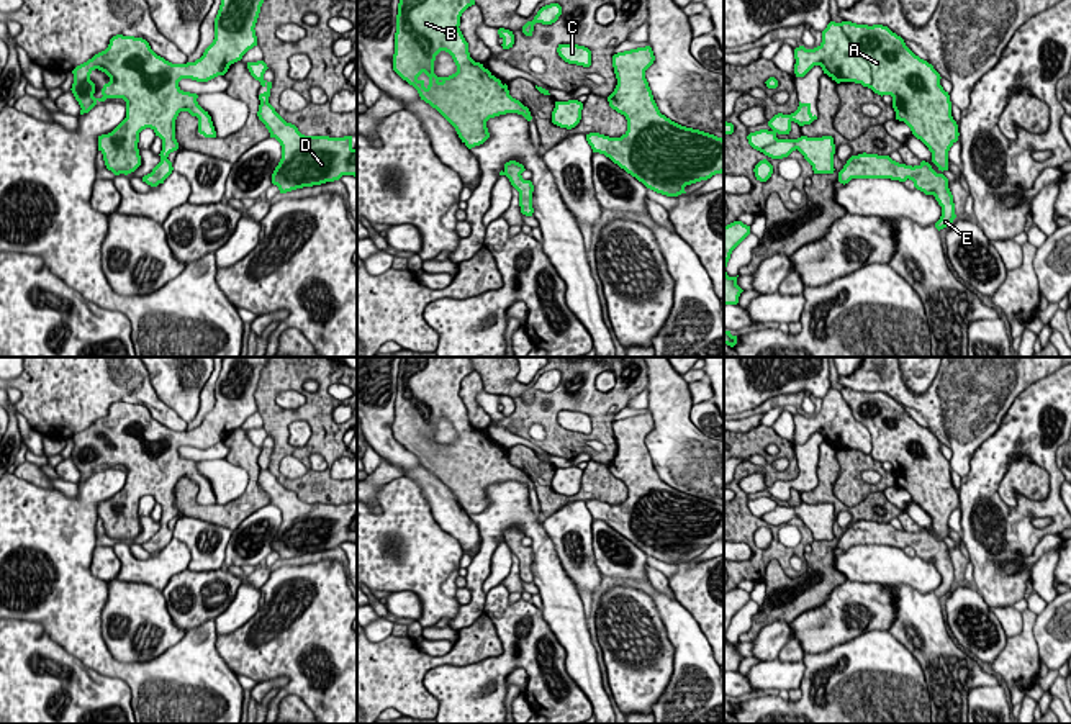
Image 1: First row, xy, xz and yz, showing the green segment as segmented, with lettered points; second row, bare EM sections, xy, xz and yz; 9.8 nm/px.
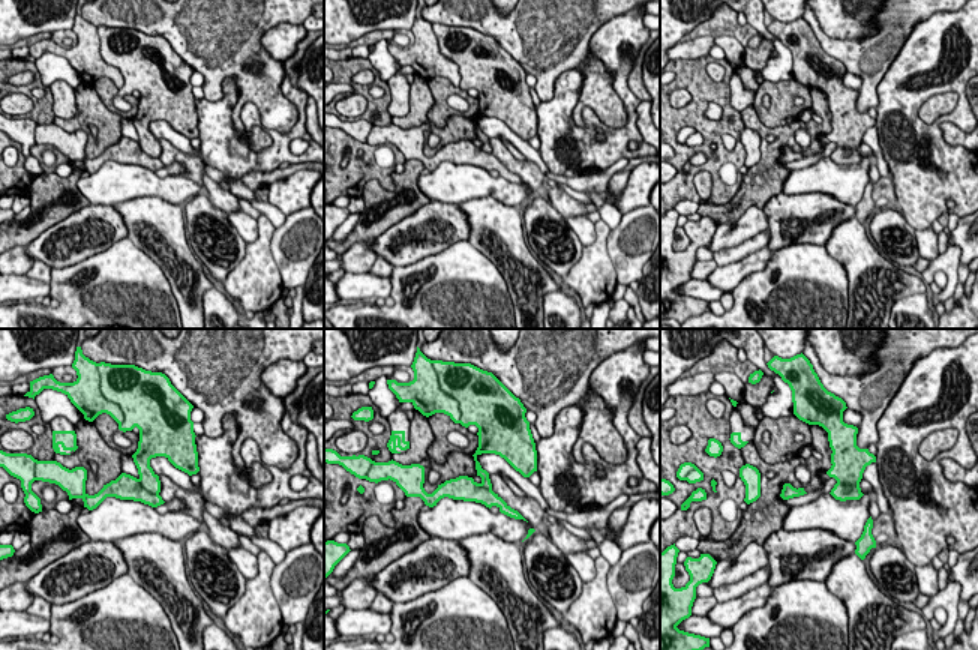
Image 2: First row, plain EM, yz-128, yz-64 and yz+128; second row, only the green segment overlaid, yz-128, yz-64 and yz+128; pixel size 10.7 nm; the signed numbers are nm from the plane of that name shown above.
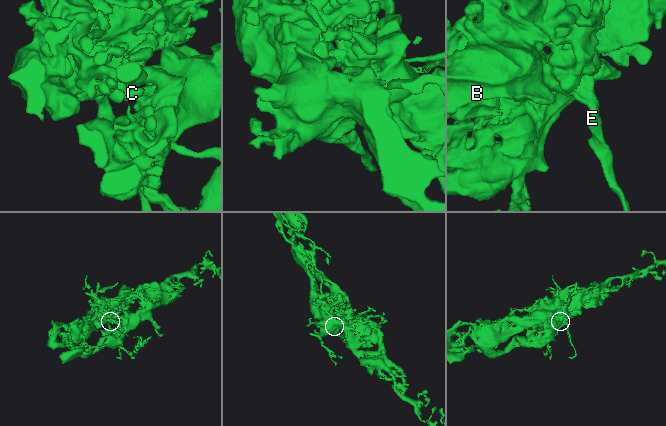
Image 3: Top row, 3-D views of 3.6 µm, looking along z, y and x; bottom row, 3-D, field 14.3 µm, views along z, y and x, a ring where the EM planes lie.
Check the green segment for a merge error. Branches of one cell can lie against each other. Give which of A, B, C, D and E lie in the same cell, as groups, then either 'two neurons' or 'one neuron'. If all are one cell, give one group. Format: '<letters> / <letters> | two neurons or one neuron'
A B C D E | one neuron

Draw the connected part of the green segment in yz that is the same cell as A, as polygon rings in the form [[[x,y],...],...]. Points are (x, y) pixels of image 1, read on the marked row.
[[[830,21],[822,31],[822,43],[814,49],[799,46],[794,49],[794,74],[804,77],[814,66],[820,66],[837,84],[855,82],[871,88],[878,95],[891,95],[896,120],[904,121],[912,134],[920,139],[932,152],[932,162],[938,167],[938,174],[932,165],[922,161],[919,165],[906,165],[892,161],[889,156],[858,154],[852,156],[838,172],[838,182],[848,183],[852,179],[891,179],[914,182],[914,187],[925,195],[933,195],[942,206],[942,216],[935,223],[940,231],[953,223],[955,203],[948,188],[948,179],[942,174],[948,170],[948,151],[958,141],[958,124],[951,116],[951,102],[948,92],[940,85],[940,74],[932,64],[915,56],[901,36],[883,25],[856,25],[852,21]]]

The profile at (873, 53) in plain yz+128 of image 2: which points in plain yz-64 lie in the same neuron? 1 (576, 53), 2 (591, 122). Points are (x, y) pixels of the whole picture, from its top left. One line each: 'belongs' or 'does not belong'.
1: belongs
2: does not belong

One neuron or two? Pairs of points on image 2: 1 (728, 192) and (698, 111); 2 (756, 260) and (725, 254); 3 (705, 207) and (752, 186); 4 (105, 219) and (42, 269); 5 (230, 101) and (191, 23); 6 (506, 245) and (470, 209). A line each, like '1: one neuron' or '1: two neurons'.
1: one neuron
2: two neurons
3: one neuron
4: two neurons
5: two neurons
6: one neuron

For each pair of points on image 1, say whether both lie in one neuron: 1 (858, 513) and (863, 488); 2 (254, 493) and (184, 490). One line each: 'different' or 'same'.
1: different
2: same

